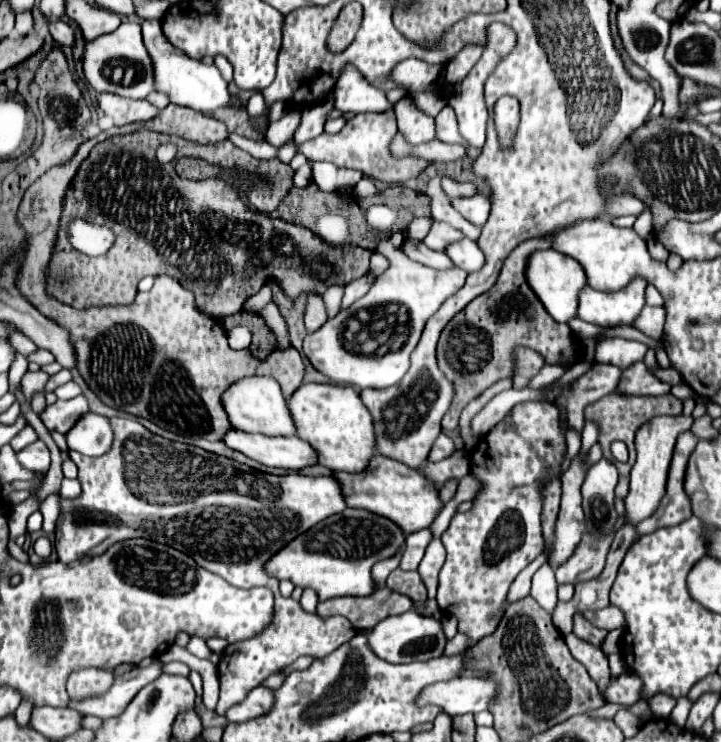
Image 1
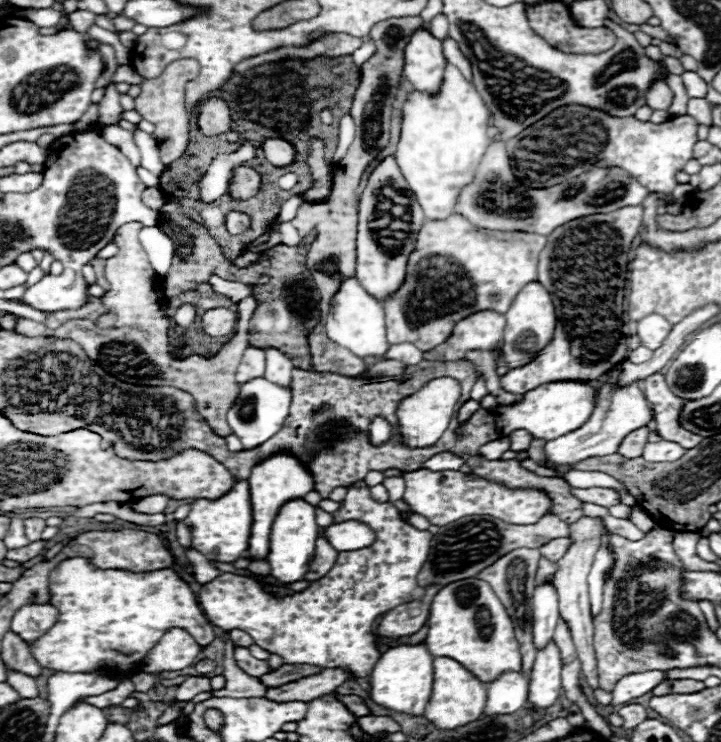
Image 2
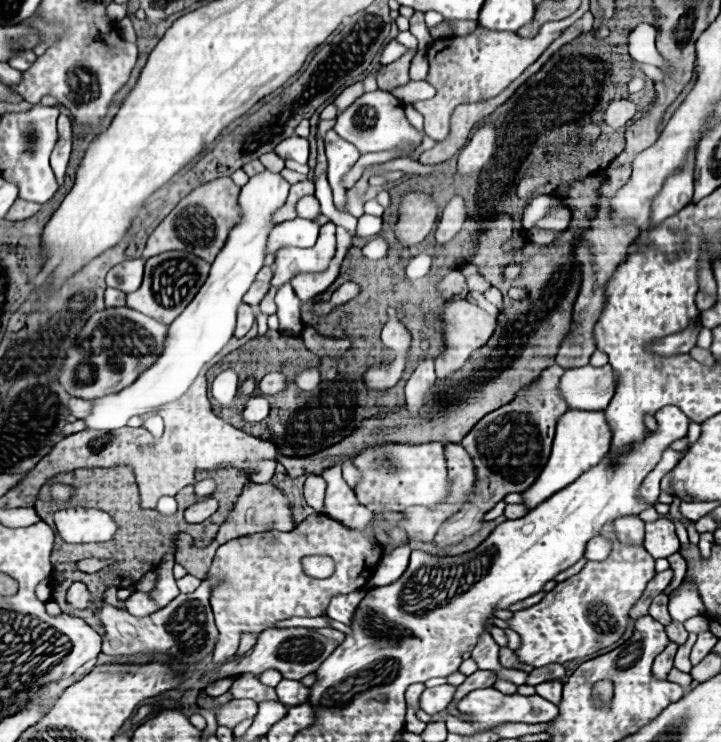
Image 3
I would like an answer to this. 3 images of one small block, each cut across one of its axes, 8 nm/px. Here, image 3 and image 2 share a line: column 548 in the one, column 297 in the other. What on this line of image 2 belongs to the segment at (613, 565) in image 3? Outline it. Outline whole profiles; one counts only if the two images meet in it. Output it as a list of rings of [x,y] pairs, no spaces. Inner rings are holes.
[[[364,482],[352,484],[348,488],[348,494],[342,502],[342,508],[332,514],[334,522],[346,522],[346,520],[358,520],[368,524],[376,540],[372,548],[360,548],[360,552],[338,552],[336,564],[332,570],[322,576],[320,580],[314,580],[306,590],[296,592],[292,596],[276,596],[262,588],[252,578],[236,576],[236,574],[220,574],[208,584],[202,584],[198,592],[198,604],[208,618],[210,624],[222,628],[222,630],[244,630],[254,638],[254,644],[264,648],[270,654],[278,654],[284,664],[312,664],[320,668],[348,668],[356,678],[370,678],[374,664],[380,658],[378,644],[396,644],[396,642],[410,642],[420,644],[426,640],[426,626],[420,628],[420,632],[412,636],[404,636],[400,640],[388,640],[382,636],[376,636],[372,632],[374,620],[388,612],[390,608],[396,608],[400,604],[420,600],[424,596],[424,588],[416,584],[416,574],[420,572],[422,564],[426,562],[426,556],[430,554],[430,540],[432,534],[428,530],[418,530],[410,522],[406,522],[400,512],[390,504],[380,504],[370,498],[370,488]]]

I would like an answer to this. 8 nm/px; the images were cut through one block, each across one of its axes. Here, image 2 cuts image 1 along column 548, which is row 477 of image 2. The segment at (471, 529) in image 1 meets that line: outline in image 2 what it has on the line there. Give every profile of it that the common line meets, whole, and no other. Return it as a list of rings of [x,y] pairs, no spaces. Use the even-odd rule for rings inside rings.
[[[416,470],[402,474],[406,482],[404,502],[410,504],[410,508],[416,514],[422,514],[430,520],[430,524],[446,526],[454,520],[460,520],[464,516],[472,514],[488,514],[494,518],[500,518],[508,524],[534,524],[540,520],[540,516],[550,512],[550,498],[540,490],[508,490],[496,482],[488,482],[484,478],[478,478],[476,474],[462,474],[462,472],[430,472],[430,470]]]

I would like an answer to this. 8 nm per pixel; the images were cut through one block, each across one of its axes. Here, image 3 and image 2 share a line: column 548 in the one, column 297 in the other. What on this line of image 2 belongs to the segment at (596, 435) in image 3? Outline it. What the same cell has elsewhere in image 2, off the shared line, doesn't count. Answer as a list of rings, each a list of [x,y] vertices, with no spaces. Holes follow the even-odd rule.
[[[276,452],[268,460],[262,460],[260,464],[256,464],[256,468],[252,468],[248,484],[250,484],[250,500],[252,500],[254,522],[252,522],[250,542],[248,542],[250,548],[244,556],[250,556],[254,560],[264,560],[268,556],[268,550],[270,550],[272,522],[274,522],[280,506],[292,498],[302,498],[310,490],[314,490],[314,476],[308,472],[308,468],[304,468],[304,464],[296,456],[292,456],[288,452]]]

